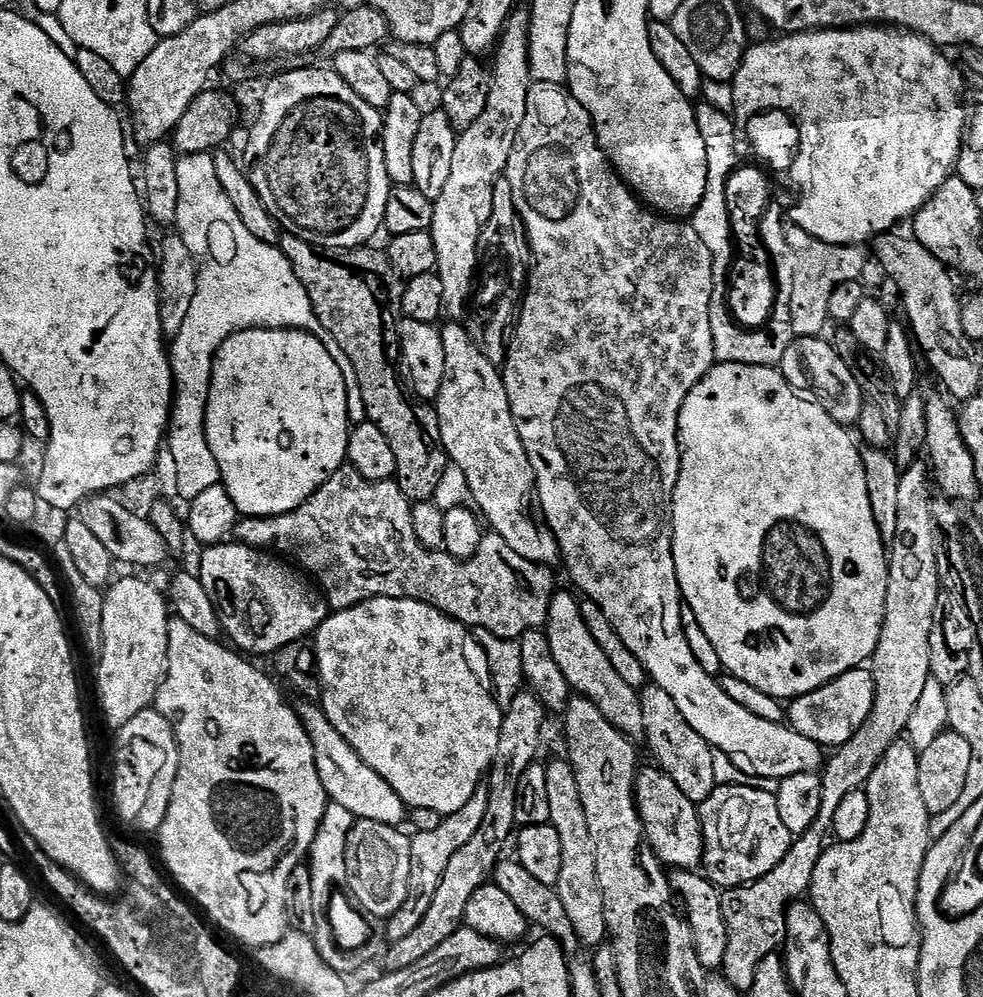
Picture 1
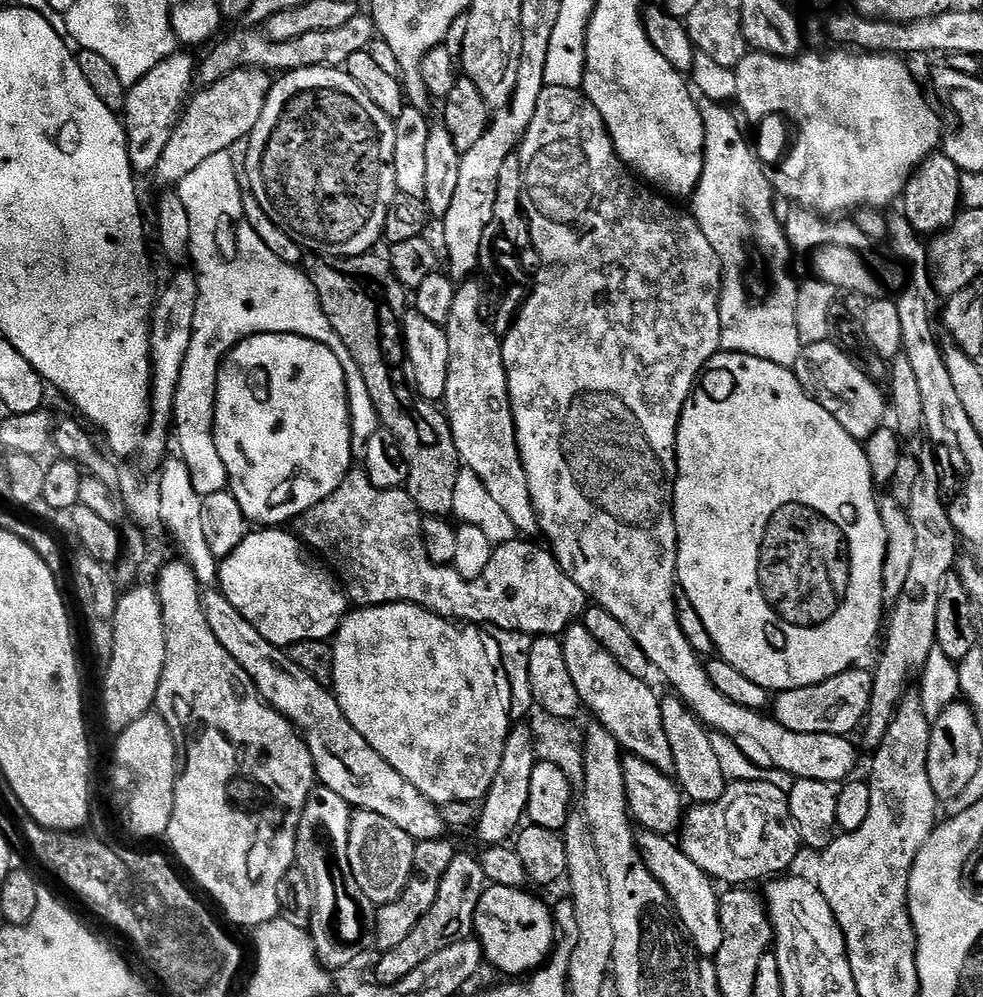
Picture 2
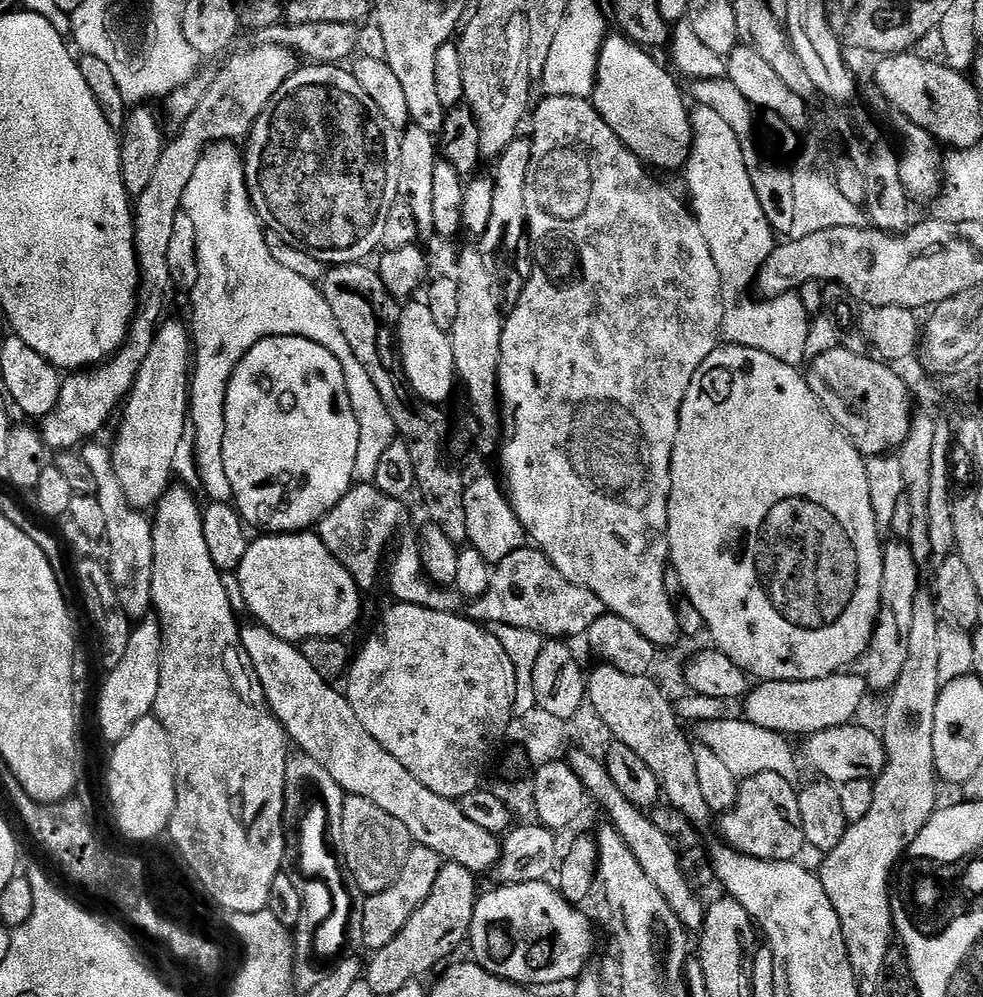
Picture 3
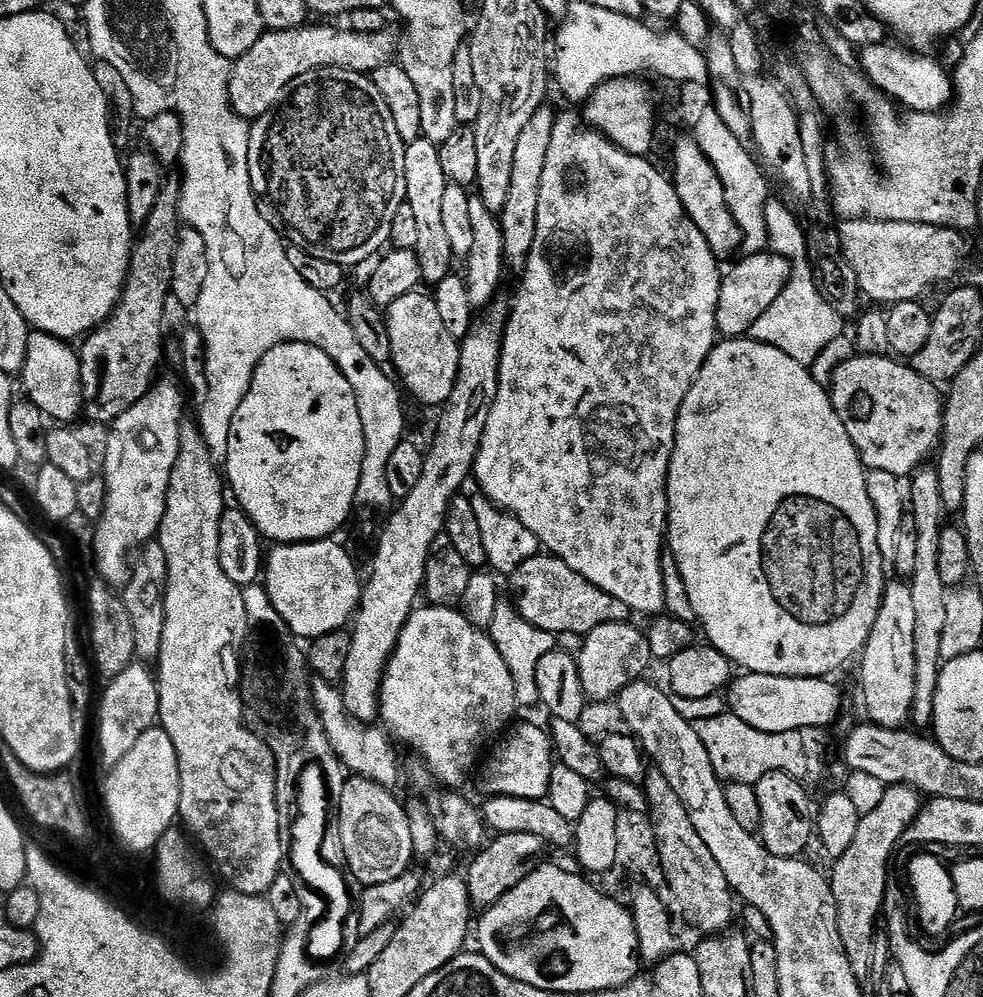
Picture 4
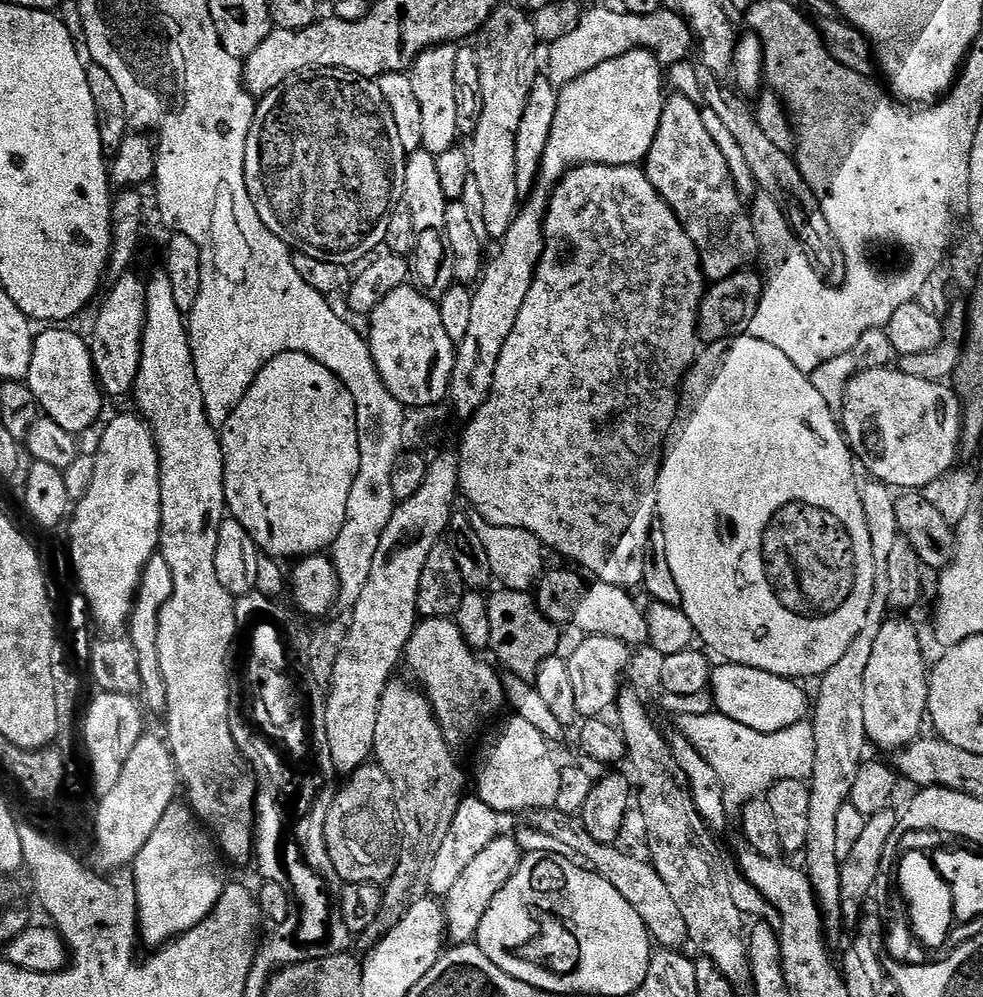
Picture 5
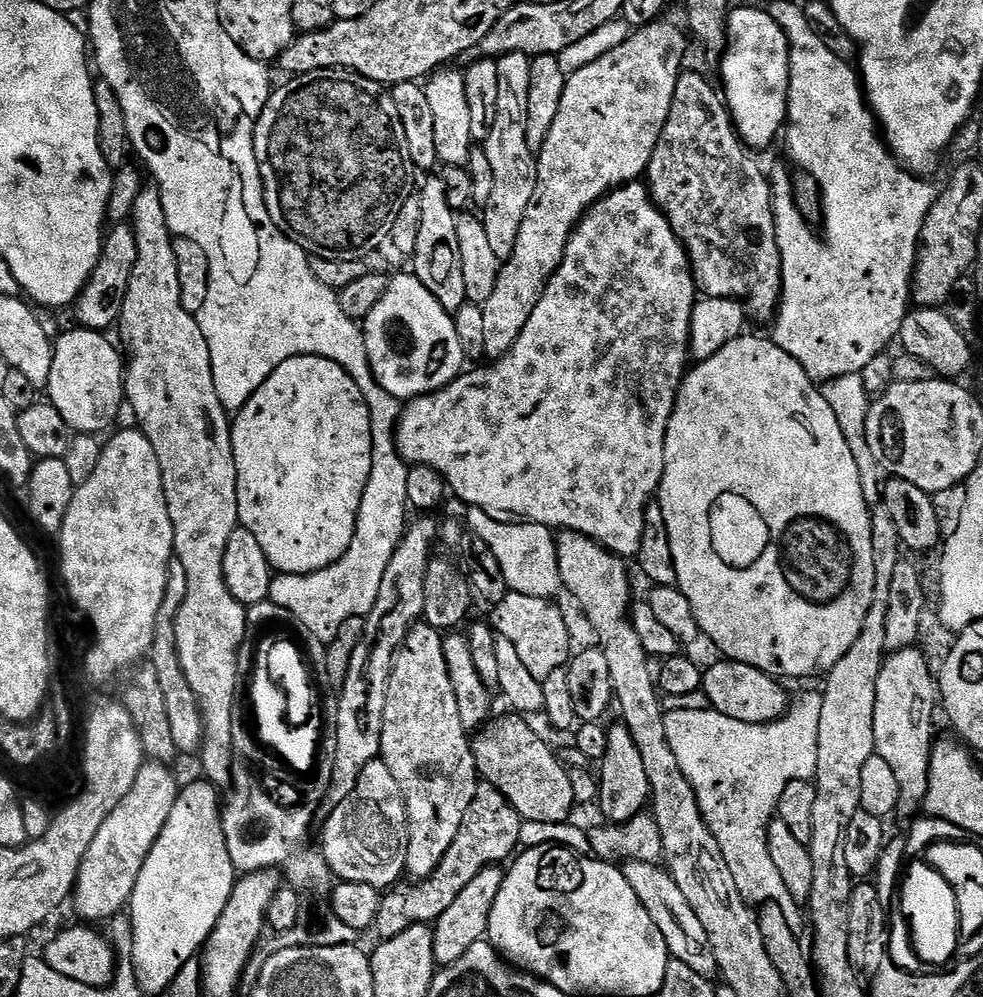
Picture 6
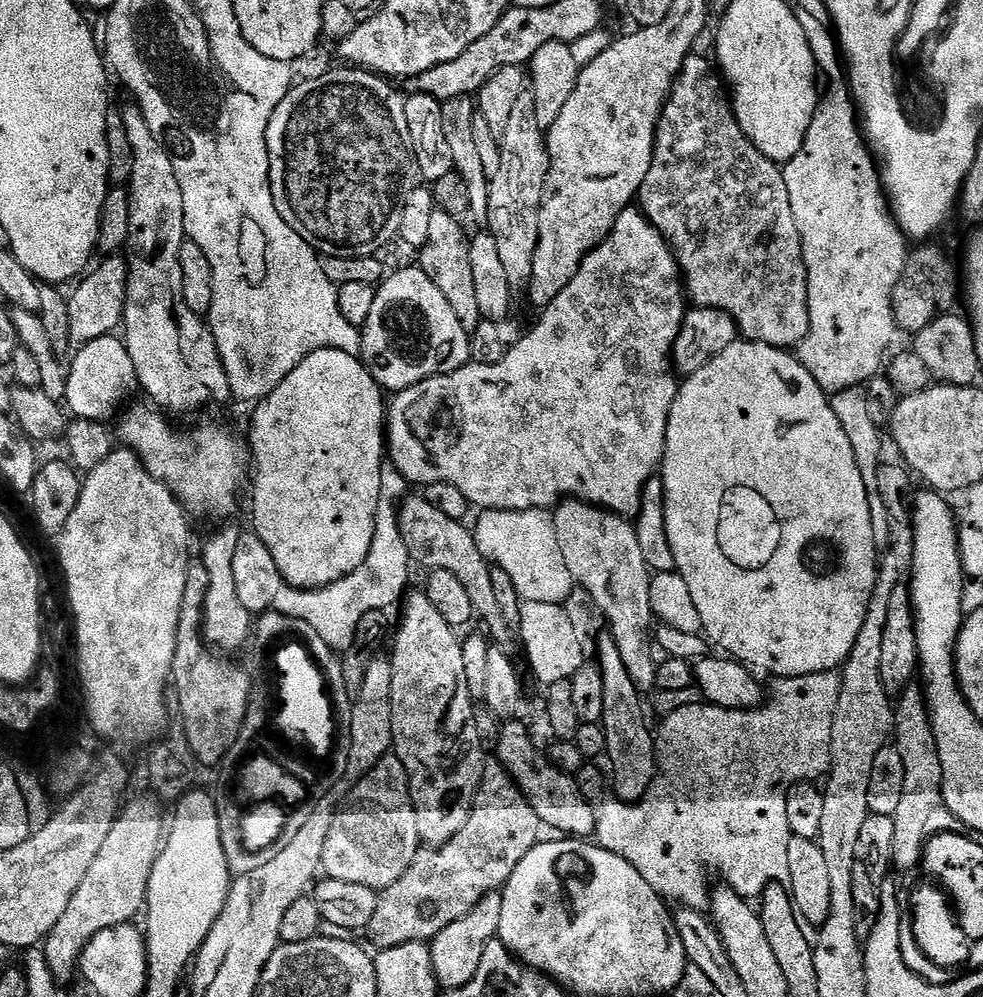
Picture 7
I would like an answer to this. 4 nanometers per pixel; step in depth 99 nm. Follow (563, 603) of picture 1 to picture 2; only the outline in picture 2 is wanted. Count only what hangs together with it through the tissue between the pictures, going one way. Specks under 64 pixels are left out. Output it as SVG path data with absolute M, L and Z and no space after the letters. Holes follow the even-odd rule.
M575 622L565 629L562 633L562 643L566 667L570 670L570 679L574 681L574 690L578 690L581 705L596 715L593 717L620 743L625 753L650 762L658 770L675 773L674 754L670 750L670 744L666 742L664 719L660 710L661 697L656 696L655 690L647 684L649 681L634 674L626 674L626 670L622 670L622 666L618 666L618 662L614 662L614 658L606 654L606 650L597 642L594 634L590 634L590 630L586 630L582 622Z

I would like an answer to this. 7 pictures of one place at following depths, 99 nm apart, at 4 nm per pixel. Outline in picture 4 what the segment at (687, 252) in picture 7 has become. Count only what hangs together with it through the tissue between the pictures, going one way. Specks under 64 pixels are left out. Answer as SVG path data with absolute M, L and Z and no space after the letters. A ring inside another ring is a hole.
M686 134L676 144L672 152L672 172L670 179L676 186L676 193L686 210L686 214L698 226L698 230L706 238L710 250L716 255L717 261L731 261L741 251L741 234L727 206L723 184L714 166L707 160L706 154L699 148L698 142Z

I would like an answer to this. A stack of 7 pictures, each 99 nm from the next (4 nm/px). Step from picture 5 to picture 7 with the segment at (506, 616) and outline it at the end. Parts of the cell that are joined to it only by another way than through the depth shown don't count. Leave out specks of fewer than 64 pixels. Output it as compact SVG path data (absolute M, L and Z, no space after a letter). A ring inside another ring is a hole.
M523 601L520 606L518 640L524 643L524 656L532 667L532 676L541 686L571 680L586 662L584 644L576 633L576 624L568 617L567 607L550 602Z

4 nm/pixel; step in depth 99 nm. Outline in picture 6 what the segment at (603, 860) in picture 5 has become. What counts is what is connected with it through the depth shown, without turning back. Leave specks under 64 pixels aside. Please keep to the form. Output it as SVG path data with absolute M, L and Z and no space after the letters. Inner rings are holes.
M629 860L623 865L624 877L630 886L634 886L634 892L646 906L646 912L654 918L654 926L662 930L669 957L690 966L690 970L700 977L715 979L719 975L719 968L709 935L699 921L698 914L690 908L690 902L686 902L686 894L678 890L678 882L674 882L672 873L667 867L660 866L656 862L647 864L641 860Z

